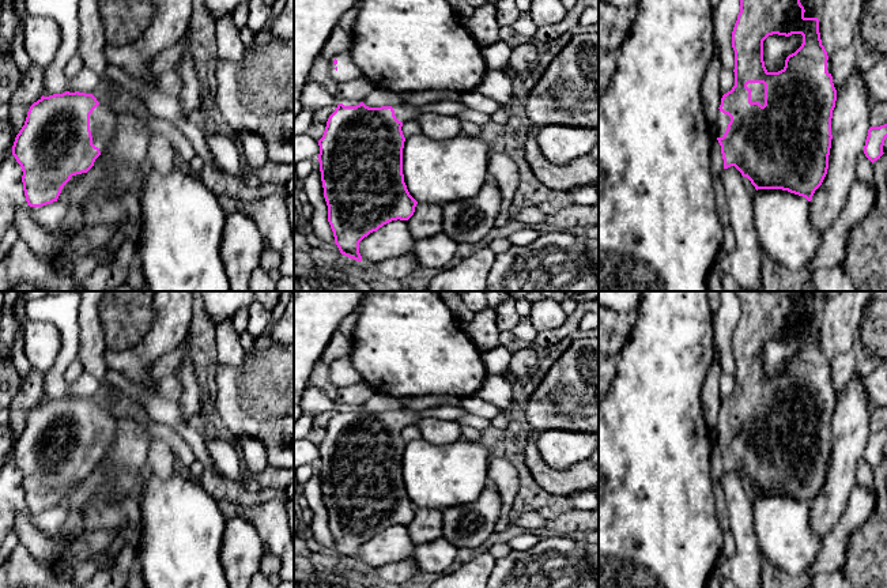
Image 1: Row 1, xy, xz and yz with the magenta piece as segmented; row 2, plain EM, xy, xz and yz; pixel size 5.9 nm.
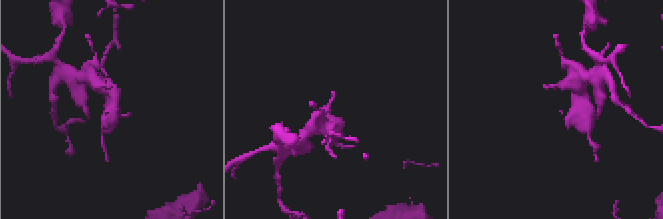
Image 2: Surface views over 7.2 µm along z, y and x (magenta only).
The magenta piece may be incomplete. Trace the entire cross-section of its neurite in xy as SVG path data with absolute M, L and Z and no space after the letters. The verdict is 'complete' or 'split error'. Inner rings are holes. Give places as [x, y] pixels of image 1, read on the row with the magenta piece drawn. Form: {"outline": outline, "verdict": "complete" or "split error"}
{"outline": "M69 93L41 97L34 102L24 125L15 137L12 155L20 165L27 206L42 207L57 201L72 176L87 173L95 159L109 151L117 135L117 116L93 94Z", "verdict": "split error"}

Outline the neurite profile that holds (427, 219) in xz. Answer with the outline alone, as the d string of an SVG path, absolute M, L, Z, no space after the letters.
M418 203L414 215L407 220L411 235L415 240L442 233L442 223L442 206L426 203Z

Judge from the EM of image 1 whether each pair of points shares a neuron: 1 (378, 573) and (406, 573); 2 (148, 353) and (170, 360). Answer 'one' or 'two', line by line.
1: one
2: two

